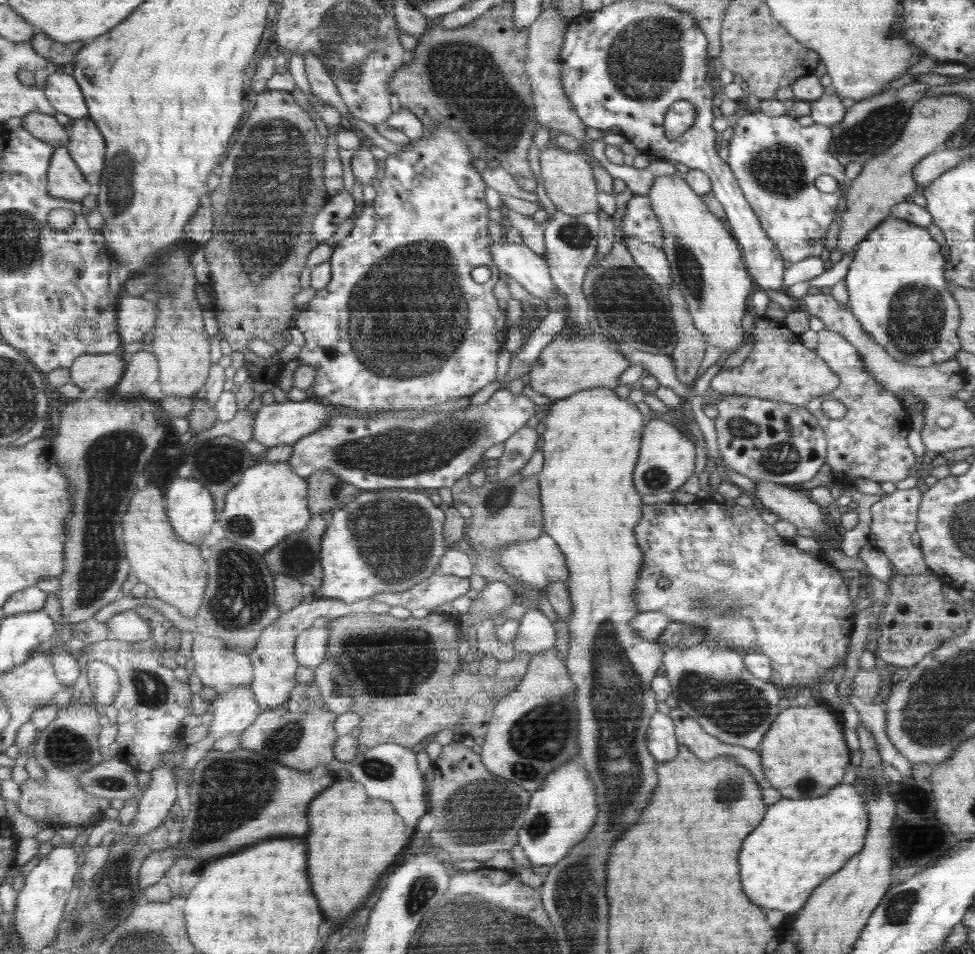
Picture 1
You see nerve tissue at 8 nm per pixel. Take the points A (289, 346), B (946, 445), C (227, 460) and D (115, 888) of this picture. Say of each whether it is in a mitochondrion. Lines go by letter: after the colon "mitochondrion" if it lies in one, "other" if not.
A: other
B: other
C: mitochondrion
D: mitochondrion

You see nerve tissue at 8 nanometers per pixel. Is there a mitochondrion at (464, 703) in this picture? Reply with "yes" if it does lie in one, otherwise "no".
no

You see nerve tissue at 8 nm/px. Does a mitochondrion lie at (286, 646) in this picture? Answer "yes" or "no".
no

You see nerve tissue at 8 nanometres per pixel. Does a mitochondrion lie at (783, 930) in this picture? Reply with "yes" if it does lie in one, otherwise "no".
no

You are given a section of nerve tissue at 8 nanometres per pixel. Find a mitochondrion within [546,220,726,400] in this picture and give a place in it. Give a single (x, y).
(631, 305)

